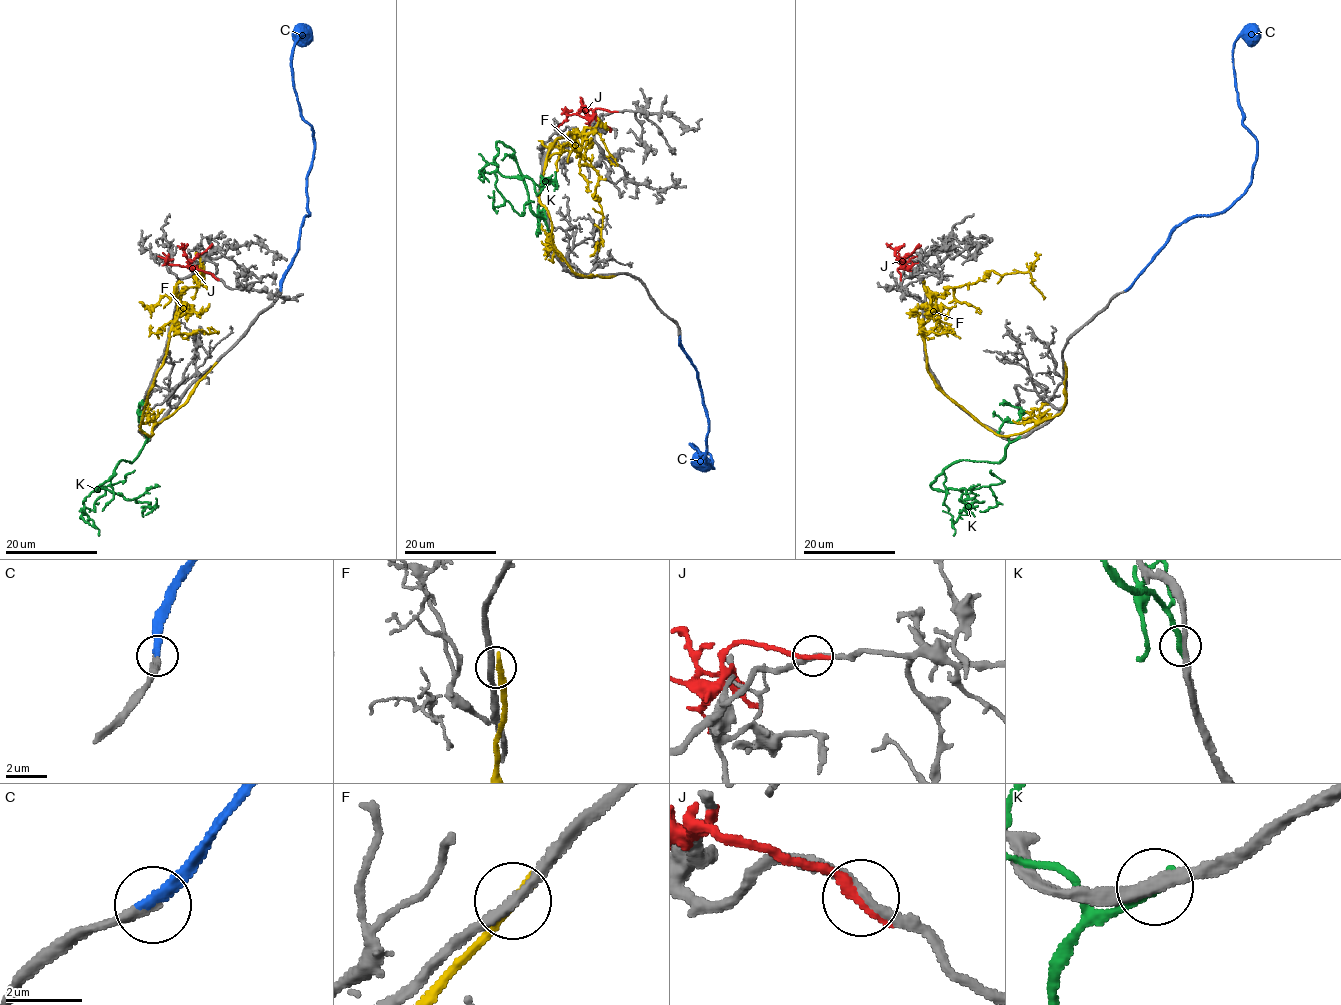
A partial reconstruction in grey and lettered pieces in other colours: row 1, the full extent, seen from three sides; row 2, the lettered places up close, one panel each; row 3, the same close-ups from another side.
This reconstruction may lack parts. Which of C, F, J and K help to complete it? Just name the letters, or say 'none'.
C

